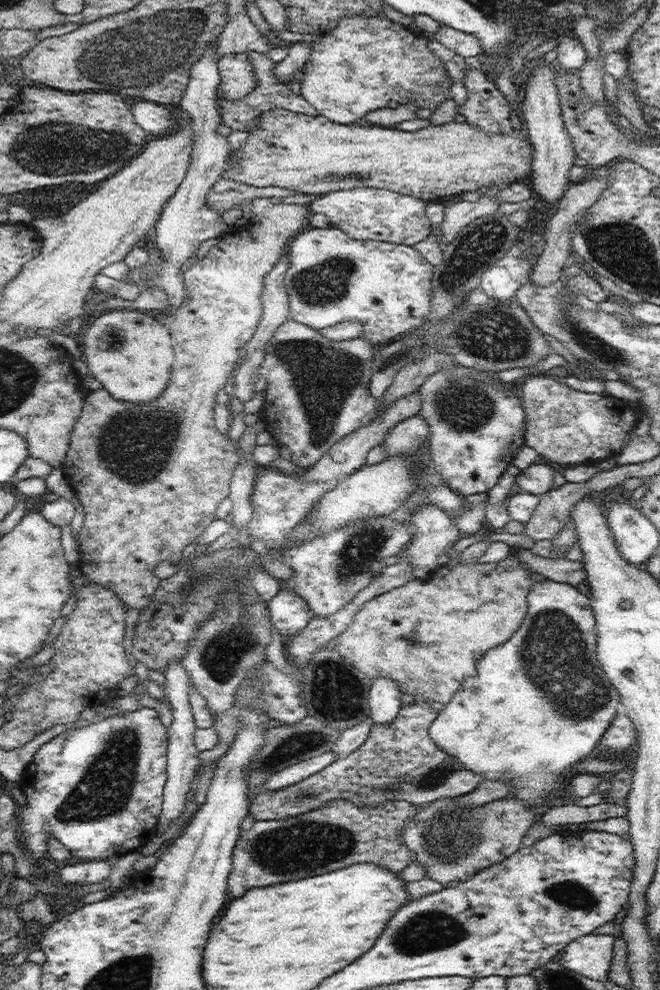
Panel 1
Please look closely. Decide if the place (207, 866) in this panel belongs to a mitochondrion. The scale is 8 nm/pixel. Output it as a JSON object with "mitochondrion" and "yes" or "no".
{"mitochondrion":"no"}

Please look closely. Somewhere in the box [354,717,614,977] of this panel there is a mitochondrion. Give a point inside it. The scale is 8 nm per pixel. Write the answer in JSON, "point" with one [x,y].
{"point":[430,930]}

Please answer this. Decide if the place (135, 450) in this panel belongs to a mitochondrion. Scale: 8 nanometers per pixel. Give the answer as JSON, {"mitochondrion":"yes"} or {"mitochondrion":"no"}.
{"mitochondrion":"yes"}

